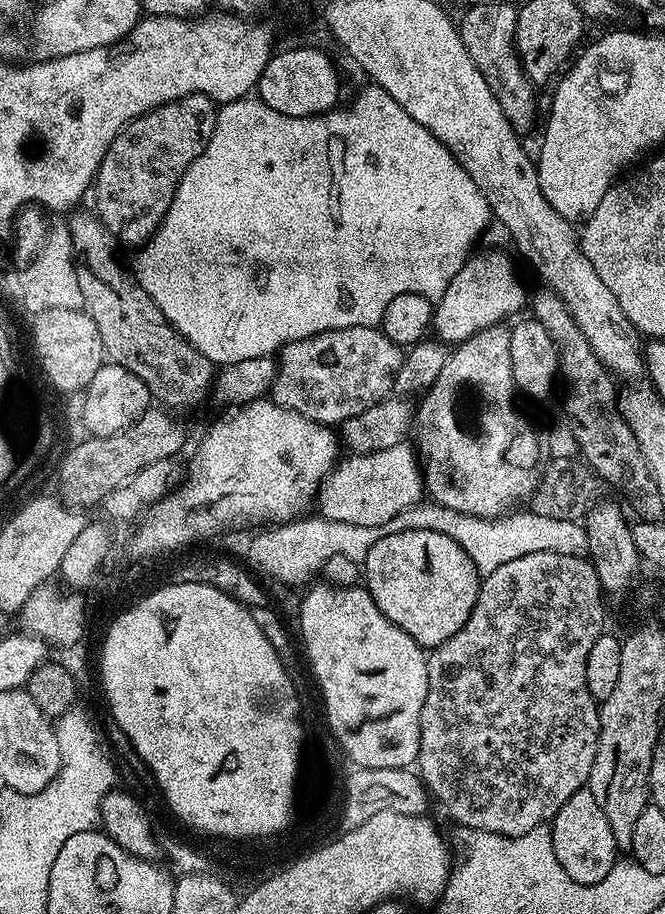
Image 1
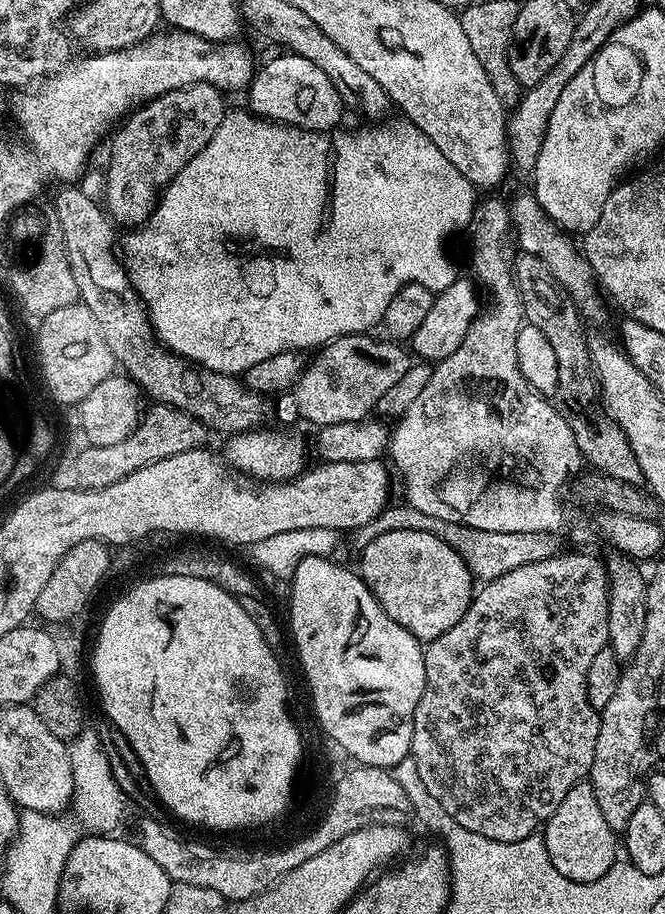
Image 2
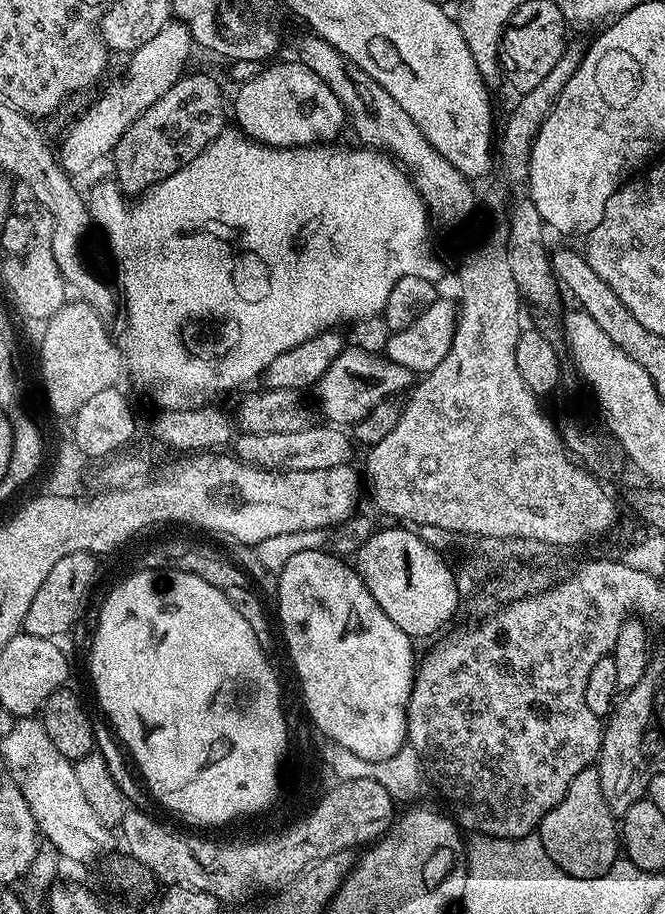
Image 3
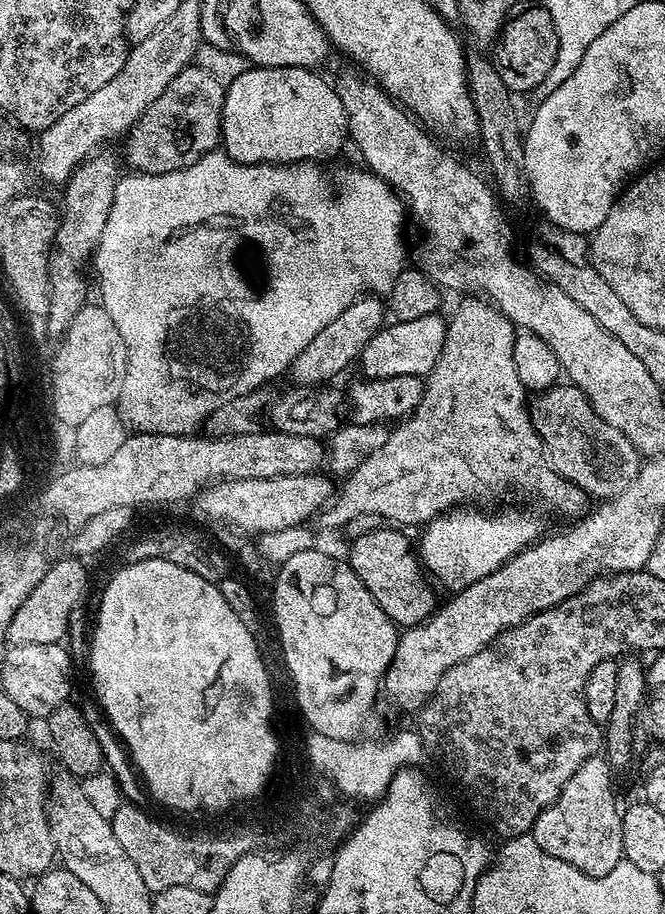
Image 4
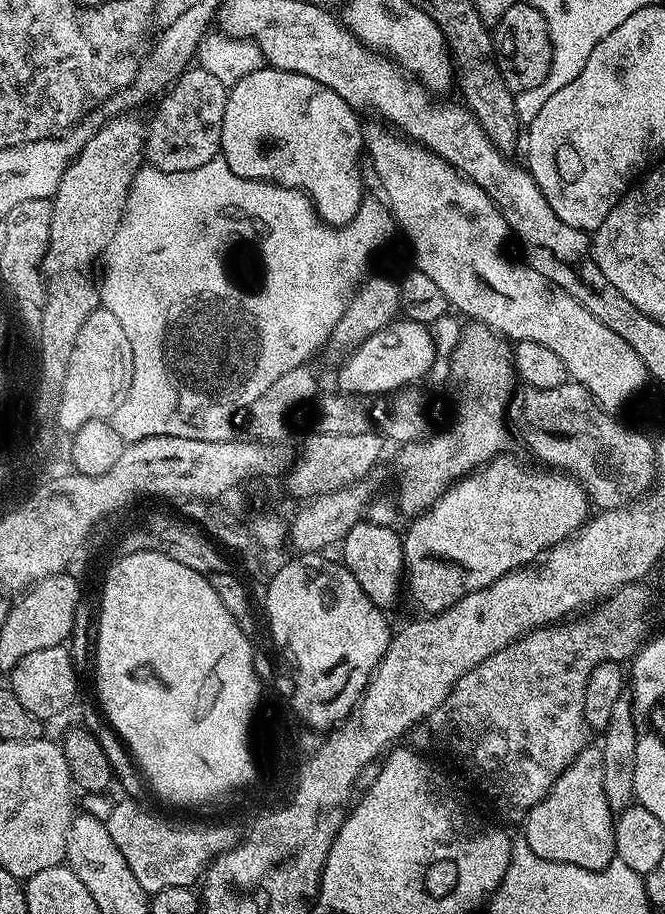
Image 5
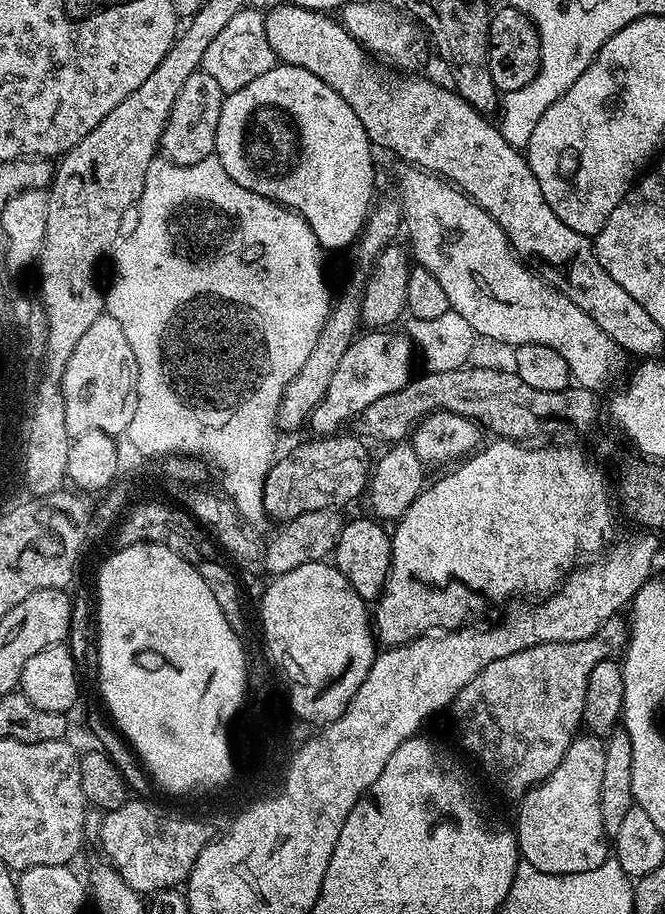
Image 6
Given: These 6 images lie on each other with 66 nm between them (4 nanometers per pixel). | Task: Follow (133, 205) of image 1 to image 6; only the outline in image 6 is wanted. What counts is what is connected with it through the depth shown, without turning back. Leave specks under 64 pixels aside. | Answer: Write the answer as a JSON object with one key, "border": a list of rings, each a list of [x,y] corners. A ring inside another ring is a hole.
{"border":[[[203,70],[190,74],[186,86],[174,98],[174,106],[168,115],[166,126],[162,130],[160,152],[173,164],[194,166],[216,151],[218,118],[222,114],[225,92],[214,82],[214,78]]]}

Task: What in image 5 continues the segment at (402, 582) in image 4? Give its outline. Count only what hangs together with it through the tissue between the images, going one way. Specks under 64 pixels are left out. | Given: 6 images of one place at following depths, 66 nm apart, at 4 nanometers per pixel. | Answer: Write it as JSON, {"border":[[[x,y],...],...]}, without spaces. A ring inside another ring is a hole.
{"border":[[[361,522],[355,524],[344,536],[338,551],[341,552],[342,563],[345,568],[358,578],[358,586],[366,590],[366,598],[385,610],[391,609],[392,602],[402,590],[402,579],[405,577],[404,550],[402,536],[395,527],[387,528],[377,524]]]}

